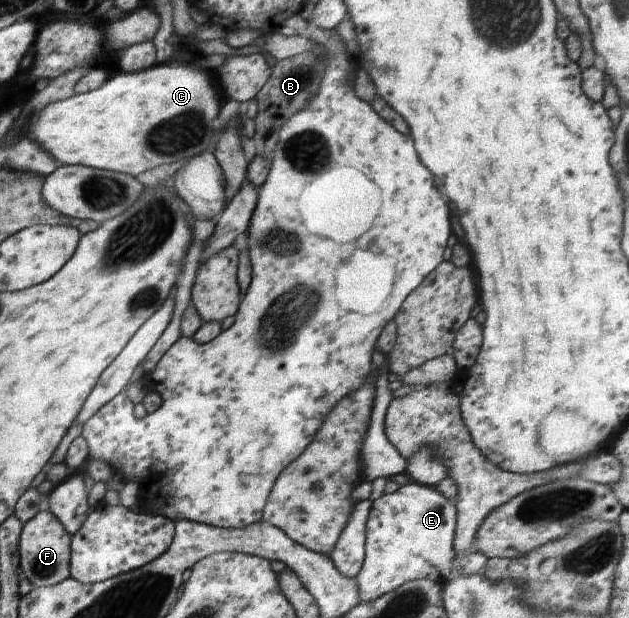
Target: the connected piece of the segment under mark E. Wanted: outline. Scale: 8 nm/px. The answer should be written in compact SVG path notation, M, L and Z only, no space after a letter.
M402 483L397 491L384 493L373 501L365 523L365 559L355 577L359 589L358 601L375 601L404 583L417 579L428 579L439 584L447 582L457 571L457 551L454 547L456 519L456 504L445 499L436 487L420 483Z

